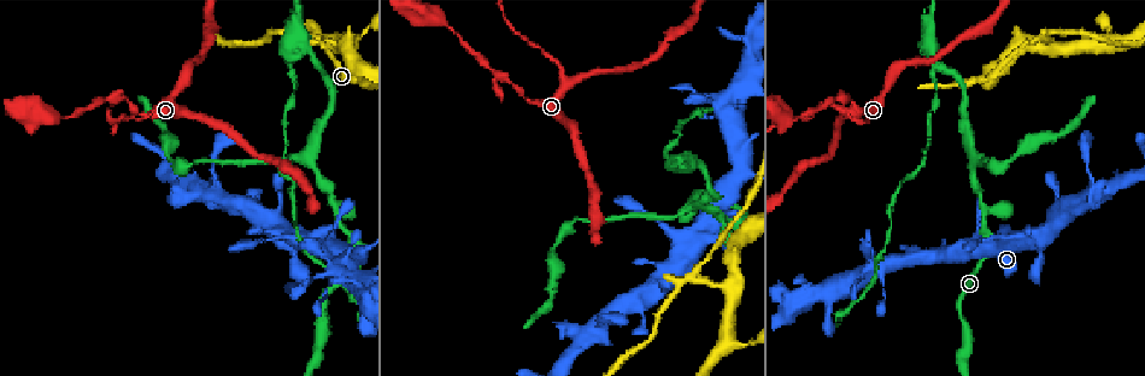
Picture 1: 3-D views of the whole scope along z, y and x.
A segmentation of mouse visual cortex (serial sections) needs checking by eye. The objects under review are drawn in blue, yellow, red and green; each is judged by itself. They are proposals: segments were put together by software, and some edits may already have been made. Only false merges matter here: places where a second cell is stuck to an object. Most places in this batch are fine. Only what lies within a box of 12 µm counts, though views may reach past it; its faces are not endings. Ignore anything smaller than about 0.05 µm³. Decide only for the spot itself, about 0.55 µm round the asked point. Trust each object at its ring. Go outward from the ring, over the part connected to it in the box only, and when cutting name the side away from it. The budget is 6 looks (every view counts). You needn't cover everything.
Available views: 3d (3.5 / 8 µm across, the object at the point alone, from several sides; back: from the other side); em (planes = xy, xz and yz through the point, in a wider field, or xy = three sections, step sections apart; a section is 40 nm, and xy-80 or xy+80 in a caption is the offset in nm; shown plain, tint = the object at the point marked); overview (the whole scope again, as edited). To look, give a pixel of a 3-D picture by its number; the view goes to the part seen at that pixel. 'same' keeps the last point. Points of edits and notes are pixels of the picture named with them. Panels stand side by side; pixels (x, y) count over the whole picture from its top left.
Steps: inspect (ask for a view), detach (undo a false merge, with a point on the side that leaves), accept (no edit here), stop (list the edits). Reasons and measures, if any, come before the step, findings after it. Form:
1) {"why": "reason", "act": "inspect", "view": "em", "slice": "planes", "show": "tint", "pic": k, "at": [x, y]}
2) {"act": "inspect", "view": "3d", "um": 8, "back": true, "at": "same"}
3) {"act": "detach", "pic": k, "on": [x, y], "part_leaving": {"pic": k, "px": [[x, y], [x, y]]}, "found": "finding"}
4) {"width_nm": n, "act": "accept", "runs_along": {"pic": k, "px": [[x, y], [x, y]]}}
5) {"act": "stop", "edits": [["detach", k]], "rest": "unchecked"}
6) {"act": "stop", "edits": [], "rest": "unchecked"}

{"act": "inspect", "view": "3d", "um": 3.5, "back": true, "pic": 1, "at": [692, 274]}

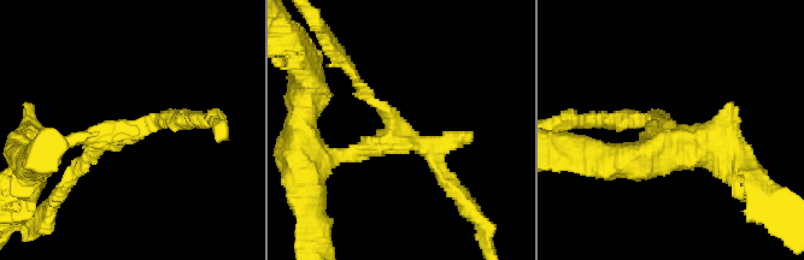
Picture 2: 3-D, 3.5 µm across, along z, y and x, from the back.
{"arms": 3, "arm_widths_nm": [150, 200, 200], "why": "need the tissue", "act": "inspect", "view": "em", "slice": "xy", "step": 1, "show": "tint", "pic": 2, "at": [396, 125]}

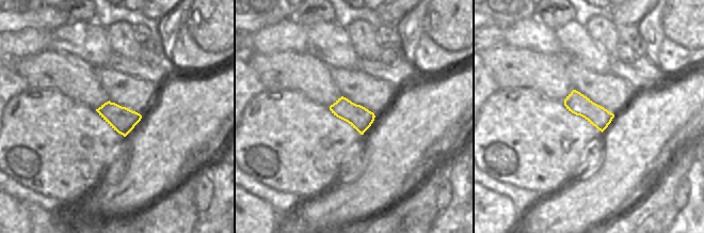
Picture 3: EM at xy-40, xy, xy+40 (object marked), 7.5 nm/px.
{"act": "detach", "pic": 2, "on": [84, 135], "part_leaving": {"pic": 2, "px": [[121, 136], [72, 140], [35, 158]]}, "found": "two cells meet here"}

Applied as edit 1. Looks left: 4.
{"why": "three arms meet", "act": "inspect", "view": "3d", "um": 3.5, "pic": 1, "at": [312, 161]}

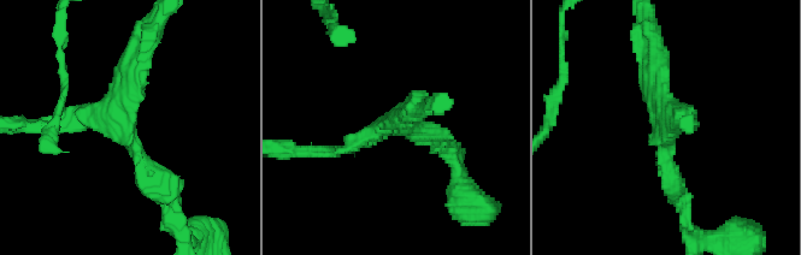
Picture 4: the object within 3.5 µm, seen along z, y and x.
{"arms": 3, "arm_widths_nm": [200, 200, 300], "why": "shape alone is not enough", "act": "inspect", "view": "em", "slice": "xy", "step": 2, "show": "tint", "pic": 4, "at": [665, 128]}

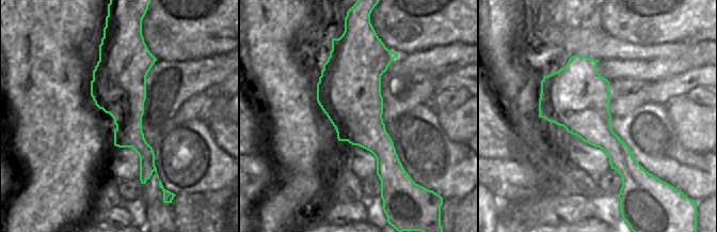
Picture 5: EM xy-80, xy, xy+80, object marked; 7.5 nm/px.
{"act": "accept", "found": "continuous, no second cell"}

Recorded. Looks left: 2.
{"act": "stop", "edits": [["detach", 2]], "rest": "unchecked"}

